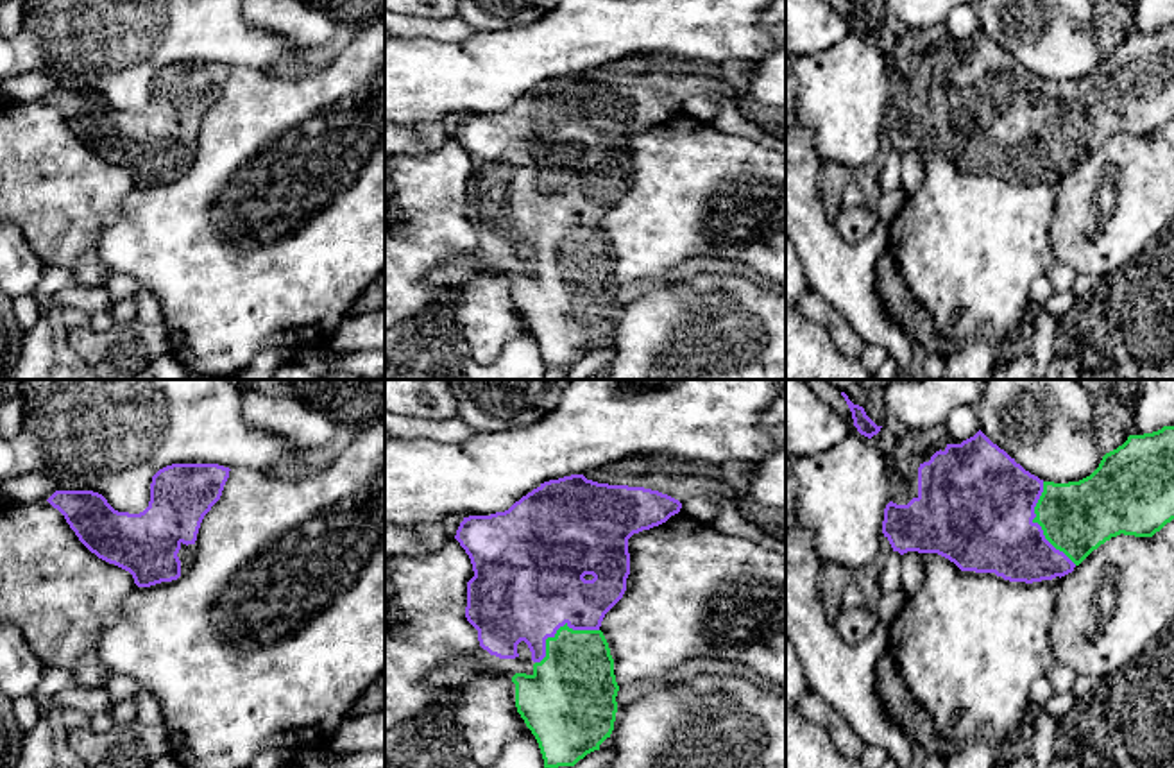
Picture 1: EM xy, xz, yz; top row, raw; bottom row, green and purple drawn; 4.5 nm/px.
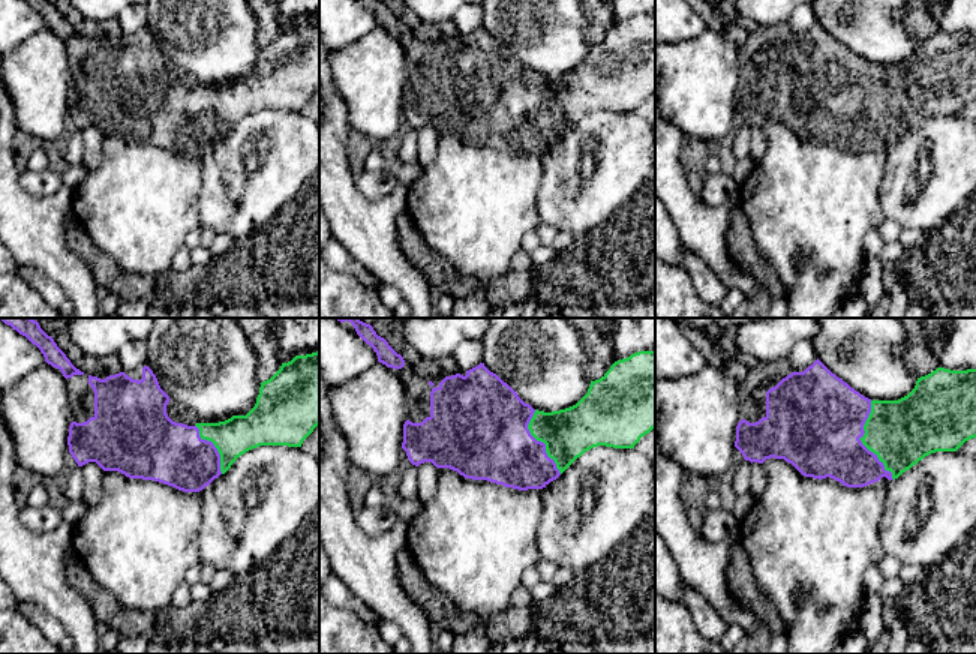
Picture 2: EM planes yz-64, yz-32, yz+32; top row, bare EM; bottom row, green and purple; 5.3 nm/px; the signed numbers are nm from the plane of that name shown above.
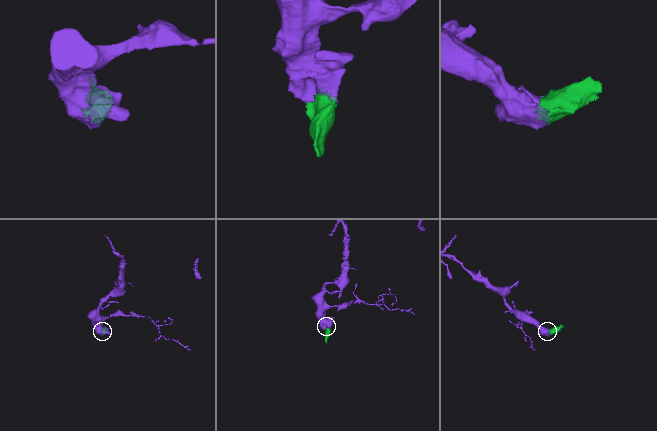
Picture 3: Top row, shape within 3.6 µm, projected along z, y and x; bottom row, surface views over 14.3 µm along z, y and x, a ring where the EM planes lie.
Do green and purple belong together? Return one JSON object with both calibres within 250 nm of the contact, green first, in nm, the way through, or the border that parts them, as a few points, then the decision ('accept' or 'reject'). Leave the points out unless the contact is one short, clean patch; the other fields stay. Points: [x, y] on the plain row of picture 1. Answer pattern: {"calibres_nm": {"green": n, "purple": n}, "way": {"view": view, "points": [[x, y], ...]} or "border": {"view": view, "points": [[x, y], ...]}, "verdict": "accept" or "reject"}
{"calibres_nm": {"green": 320, "purple": 440}, "verdict": "accept"}

